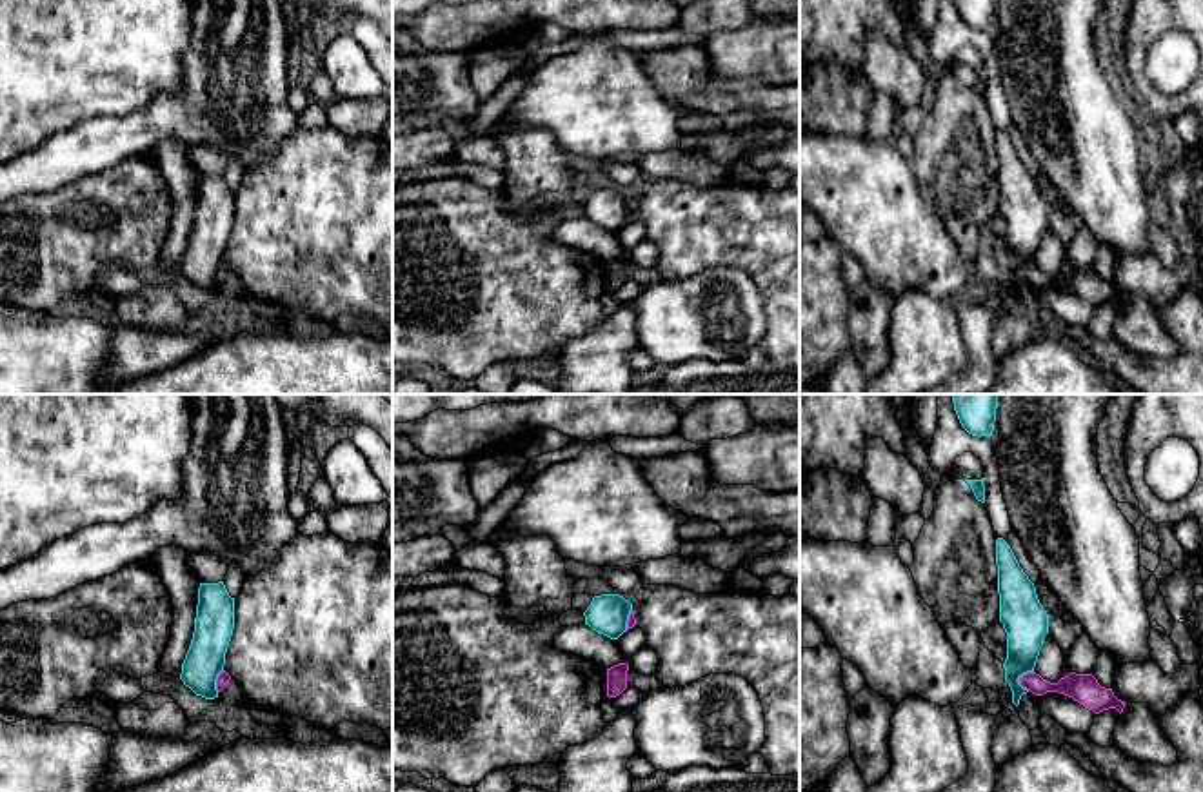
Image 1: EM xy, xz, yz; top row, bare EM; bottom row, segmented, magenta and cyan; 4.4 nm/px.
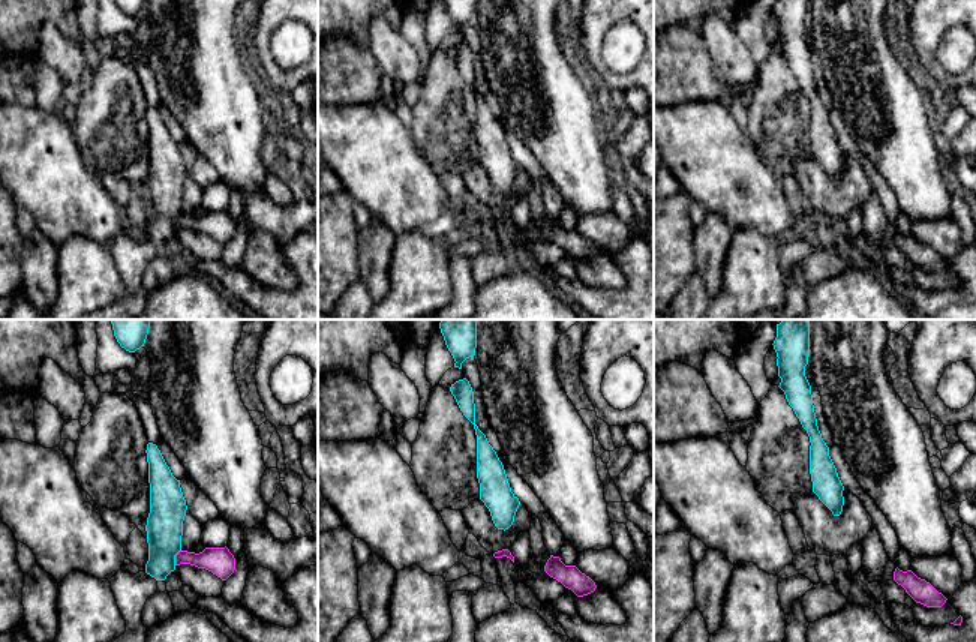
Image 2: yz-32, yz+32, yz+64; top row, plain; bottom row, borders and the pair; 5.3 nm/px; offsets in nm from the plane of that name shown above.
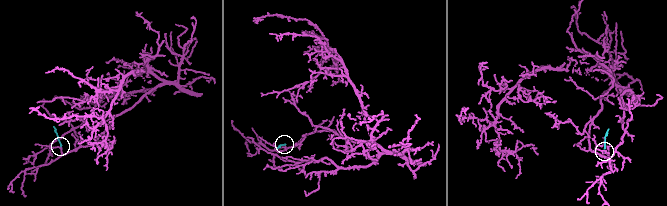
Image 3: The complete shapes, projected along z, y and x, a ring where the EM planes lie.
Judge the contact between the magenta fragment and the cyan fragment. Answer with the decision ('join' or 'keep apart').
keep apart

